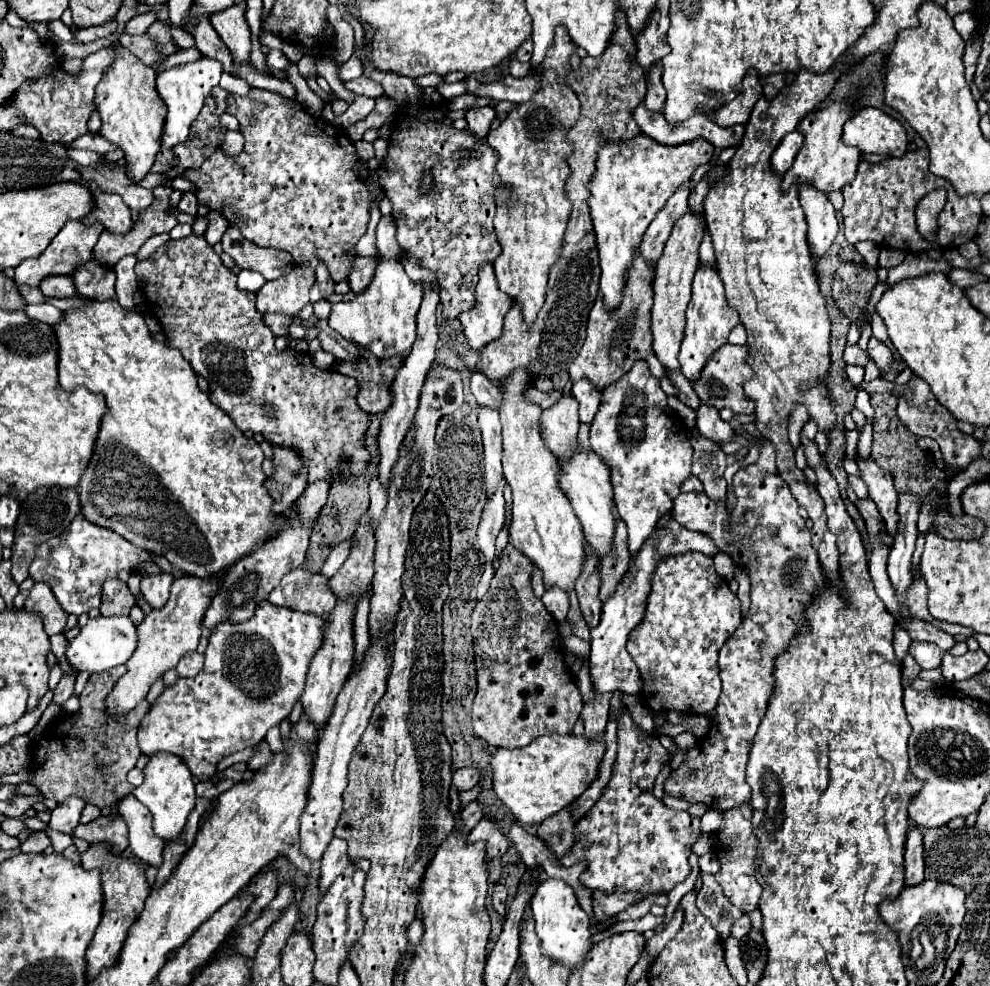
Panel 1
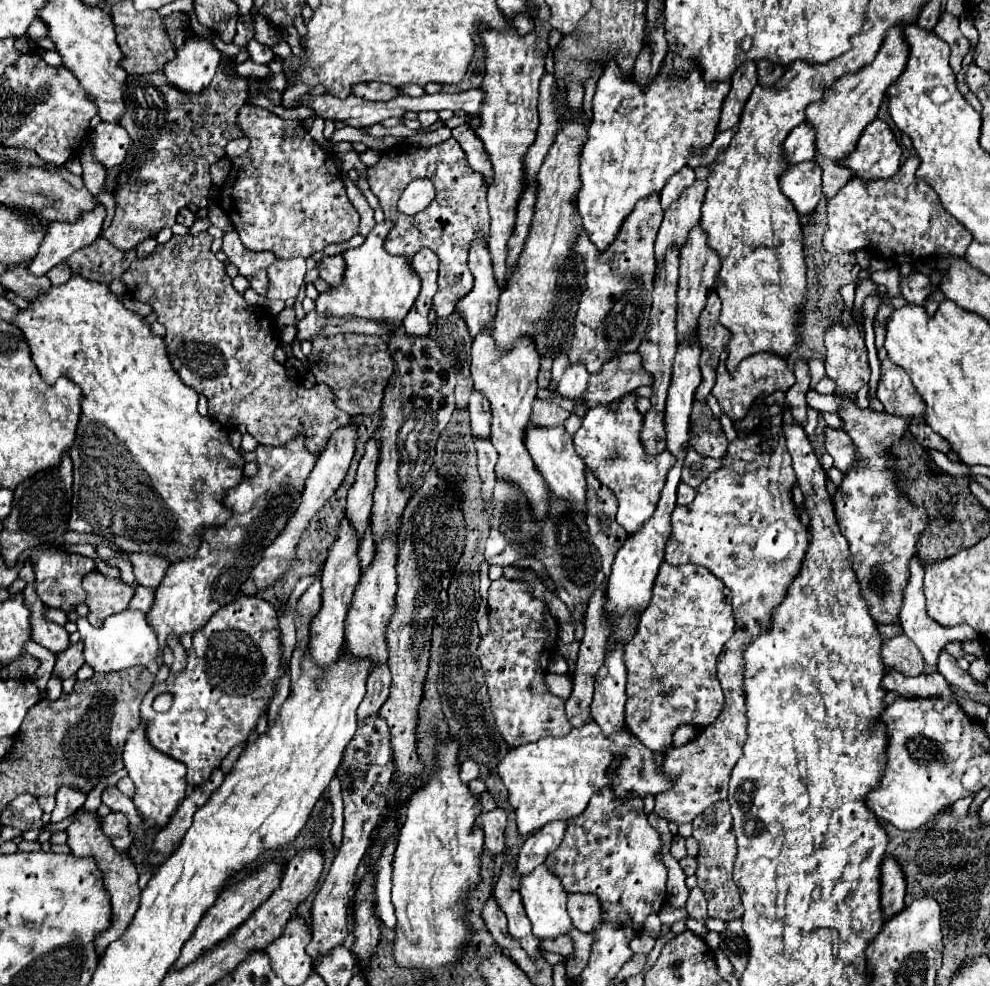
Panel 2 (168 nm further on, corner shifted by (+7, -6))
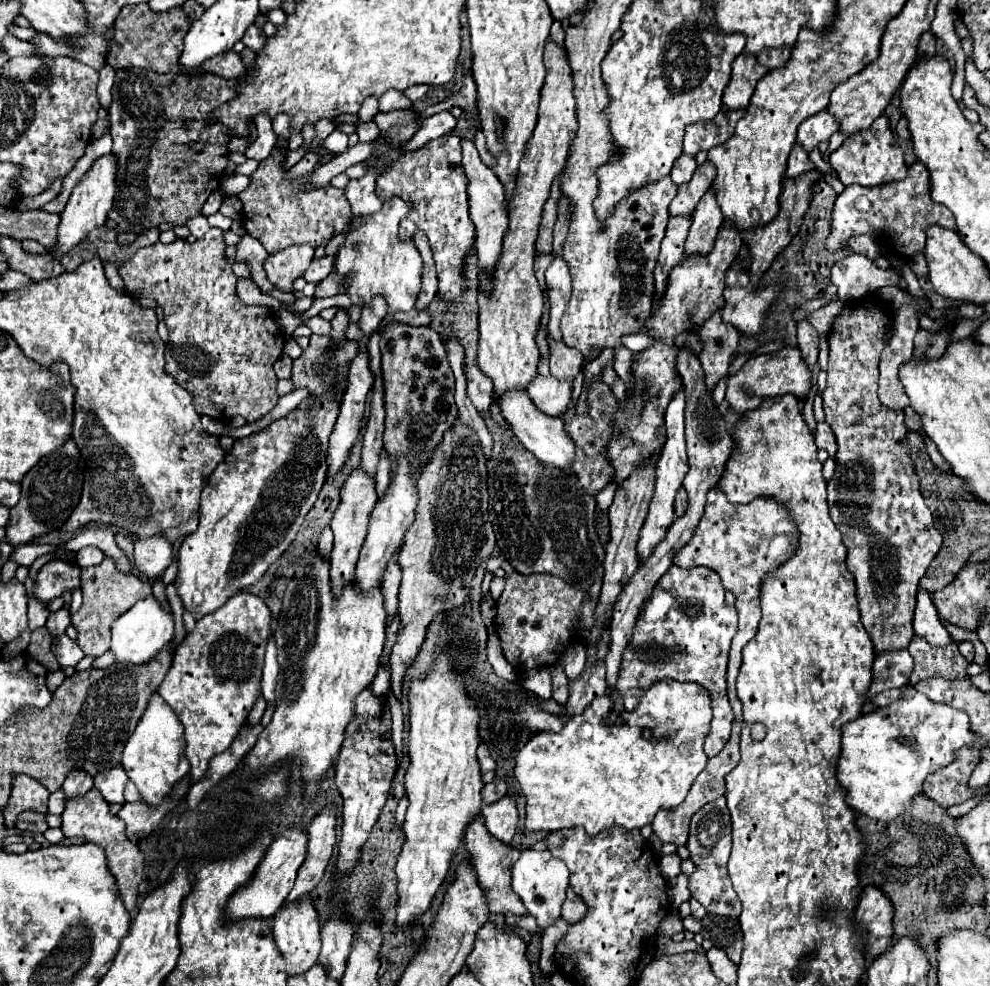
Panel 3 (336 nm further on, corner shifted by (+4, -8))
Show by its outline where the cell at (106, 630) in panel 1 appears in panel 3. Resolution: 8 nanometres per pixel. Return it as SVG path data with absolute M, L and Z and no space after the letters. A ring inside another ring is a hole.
M153 595L137 601L127 613L123 613L113 623L113 643L111 651L115 653L117 663L147 663L151 661L173 637L175 617L173 611L167 609L161 601L157 601Z

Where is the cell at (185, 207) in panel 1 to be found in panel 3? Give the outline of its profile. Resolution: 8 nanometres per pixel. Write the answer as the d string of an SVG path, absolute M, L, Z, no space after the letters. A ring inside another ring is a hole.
M197 215L195 219L189 219L189 221L187 221L187 227L189 227L189 231L191 231L197 239L201 239L201 237L209 231L209 221L207 221L207 217Z

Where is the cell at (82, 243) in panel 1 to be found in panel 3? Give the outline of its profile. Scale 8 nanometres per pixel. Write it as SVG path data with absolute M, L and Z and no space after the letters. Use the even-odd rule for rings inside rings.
M115 153L97 157L95 163L91 165L91 169L83 175L83 179L73 187L67 207L61 213L61 225L59 225L59 243L57 249L53 253L55 259L59 259L63 253L67 253L71 247L75 247L77 243L81 243L89 231L93 231L95 227L105 225L107 213L111 209L113 203L113 195L115 195L115 173L117 173L117 157Z

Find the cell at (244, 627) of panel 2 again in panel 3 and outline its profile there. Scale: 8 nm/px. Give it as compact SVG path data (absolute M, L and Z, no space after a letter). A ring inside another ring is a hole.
M239 593L231 597L223 607L219 607L219 611L213 611L199 619L195 623L195 629L187 633L187 637L175 649L173 665L157 691L173 707L173 711L185 725L185 753L191 763L193 781L203 779L209 759L217 753L223 753L233 743L241 725L247 721L247 715L257 695L261 693L261 669L267 637L271 635L271 619L271 611L263 603L263 599L259 599L253 593Z

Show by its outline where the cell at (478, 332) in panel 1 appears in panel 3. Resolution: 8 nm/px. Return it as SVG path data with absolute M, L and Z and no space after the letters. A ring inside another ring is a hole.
M461 141L463 145L463 167L469 179L469 187L467 187L467 195L469 195L469 213L471 219L475 223L475 249L479 255L479 269L483 271L483 285L487 285L487 271L497 263L499 255L501 255L501 243L503 243L503 235L507 231L507 211L505 207L505 191L501 181L497 179L497 175L481 161L475 143L471 141Z

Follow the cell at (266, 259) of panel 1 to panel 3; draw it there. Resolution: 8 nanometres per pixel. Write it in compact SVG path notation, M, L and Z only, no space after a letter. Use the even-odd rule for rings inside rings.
M243 235L241 241L237 243L237 261L243 261L251 267L251 279L257 283L257 287L261 289L261 293L267 293L267 295L273 295L275 299L279 299L281 303L285 305L291 305L295 303L295 295L289 293L289 291L279 291L265 275L263 271L263 261L267 259L267 251L265 247L253 239L251 235Z

